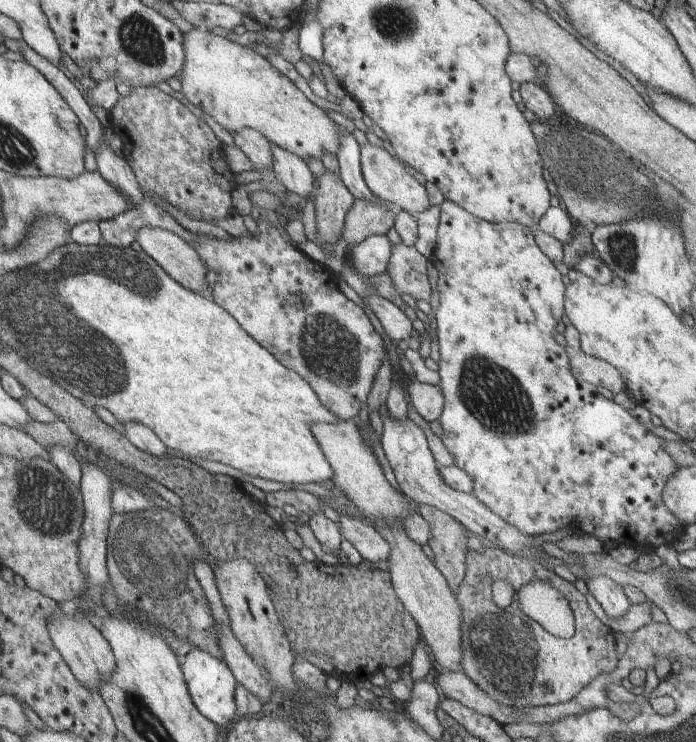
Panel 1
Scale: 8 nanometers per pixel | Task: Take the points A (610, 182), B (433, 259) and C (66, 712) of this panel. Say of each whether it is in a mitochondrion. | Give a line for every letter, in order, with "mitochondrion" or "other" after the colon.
A: mitochondrion
B: other
C: other

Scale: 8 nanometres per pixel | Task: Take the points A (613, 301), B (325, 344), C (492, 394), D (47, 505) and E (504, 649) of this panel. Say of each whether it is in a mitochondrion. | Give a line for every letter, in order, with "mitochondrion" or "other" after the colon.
A: other
B: mitochondrion
C: mitochondrion
D: mitochondrion
E: mitochondrion

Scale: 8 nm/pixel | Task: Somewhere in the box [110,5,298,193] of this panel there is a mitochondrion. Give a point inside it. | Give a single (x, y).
(138, 36)

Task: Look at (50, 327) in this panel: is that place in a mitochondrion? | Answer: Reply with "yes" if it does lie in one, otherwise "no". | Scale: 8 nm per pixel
yes

